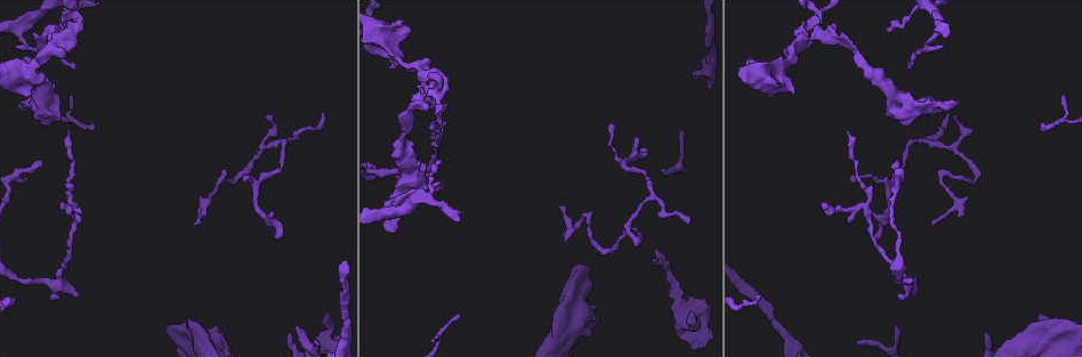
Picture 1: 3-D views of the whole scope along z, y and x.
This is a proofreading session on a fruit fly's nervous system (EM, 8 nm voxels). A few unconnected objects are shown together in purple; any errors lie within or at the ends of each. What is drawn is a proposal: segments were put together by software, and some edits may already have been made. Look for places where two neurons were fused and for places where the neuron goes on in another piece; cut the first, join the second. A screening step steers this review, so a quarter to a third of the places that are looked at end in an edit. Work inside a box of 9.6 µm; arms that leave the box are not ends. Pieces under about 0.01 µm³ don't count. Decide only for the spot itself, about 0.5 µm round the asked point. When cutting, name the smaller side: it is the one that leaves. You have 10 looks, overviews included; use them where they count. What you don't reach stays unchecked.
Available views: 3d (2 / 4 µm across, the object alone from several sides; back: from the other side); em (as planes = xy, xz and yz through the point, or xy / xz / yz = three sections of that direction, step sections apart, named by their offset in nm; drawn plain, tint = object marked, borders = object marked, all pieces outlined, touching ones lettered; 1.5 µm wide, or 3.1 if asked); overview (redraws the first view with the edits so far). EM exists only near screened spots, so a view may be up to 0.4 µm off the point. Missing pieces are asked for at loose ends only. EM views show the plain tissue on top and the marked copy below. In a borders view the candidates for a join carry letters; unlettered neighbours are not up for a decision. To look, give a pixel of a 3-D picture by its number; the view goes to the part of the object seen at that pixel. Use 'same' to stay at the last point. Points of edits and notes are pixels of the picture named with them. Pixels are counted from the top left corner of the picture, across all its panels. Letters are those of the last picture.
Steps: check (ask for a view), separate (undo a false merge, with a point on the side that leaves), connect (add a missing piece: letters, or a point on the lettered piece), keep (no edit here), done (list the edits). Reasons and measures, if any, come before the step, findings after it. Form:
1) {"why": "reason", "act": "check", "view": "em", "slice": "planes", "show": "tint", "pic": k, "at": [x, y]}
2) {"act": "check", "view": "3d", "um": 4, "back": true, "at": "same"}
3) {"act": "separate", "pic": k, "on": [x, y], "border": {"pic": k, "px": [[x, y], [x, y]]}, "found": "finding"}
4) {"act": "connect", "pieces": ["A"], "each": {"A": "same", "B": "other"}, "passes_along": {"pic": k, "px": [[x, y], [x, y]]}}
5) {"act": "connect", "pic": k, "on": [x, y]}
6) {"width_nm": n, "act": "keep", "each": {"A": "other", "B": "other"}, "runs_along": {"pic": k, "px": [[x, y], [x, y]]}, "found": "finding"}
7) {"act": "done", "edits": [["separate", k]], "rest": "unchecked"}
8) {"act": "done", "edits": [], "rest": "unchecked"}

{"why": "branch stops here", "act": "check", "view": "em", "slice": "planes", "show": "borders", "pic": 1, "at": [268, 216]}

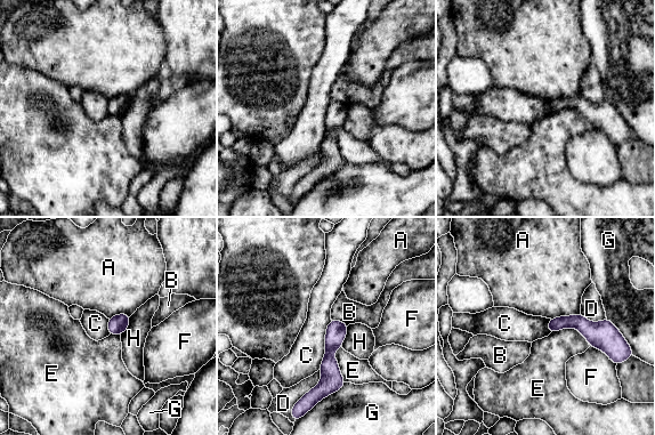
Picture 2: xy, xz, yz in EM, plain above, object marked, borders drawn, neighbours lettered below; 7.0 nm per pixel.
{"act": "keep", "each": {"A": "other", "B": "other", "C": "other", "D": "other", "E": "other", "F": "other", "G": "other", "H": "other"}, "border": {"pic": 2, "px": [[331, 320], [318, 369]]}, "found": "no lettered piece goes on from it"}

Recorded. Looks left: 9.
{"why": "tapers out", "act": "check", "view": "em", "slice": "yz", "step": 4, "show": "borders", "pic": 1, "at": [949, 115]}

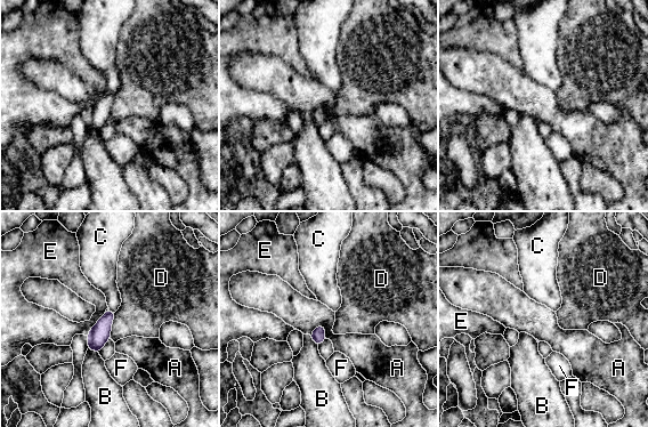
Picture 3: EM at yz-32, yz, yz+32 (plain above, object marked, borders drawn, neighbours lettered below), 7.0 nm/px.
{"act": "check", "view": "em", "slice": "planes", "show": "borders", "at": "same"}

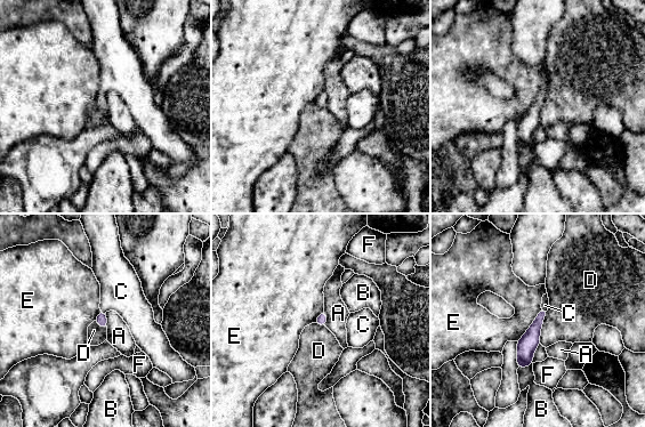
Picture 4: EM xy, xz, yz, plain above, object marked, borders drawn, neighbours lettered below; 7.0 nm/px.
{"act": "connect", "pic": 4, "on": [121, 291], "each": {"A": "other", "B": "other", "C": "same", "D": "other", "E": "other", "F": "other"}, "passes_along": {"pic": 4, "px": [[102, 320], [103, 311], [121, 291]]}, "found": "it goes on there"}

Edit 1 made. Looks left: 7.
{"act": "check", "view": "overview"}

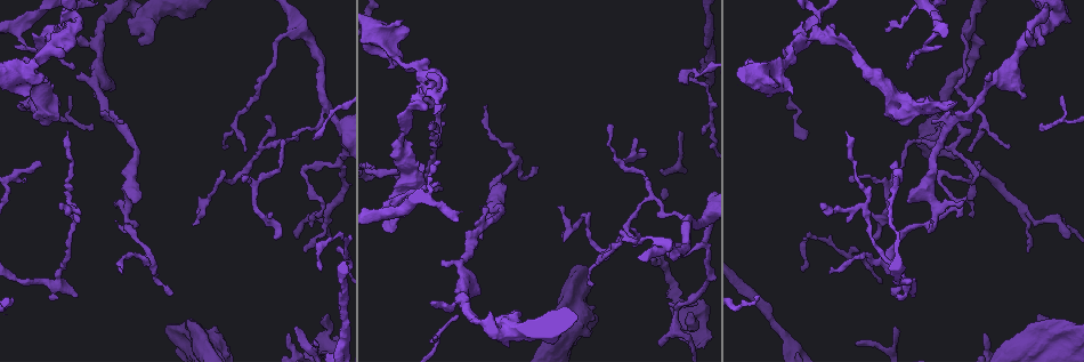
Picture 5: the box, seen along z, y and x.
{"why": "free end", "act": "check", "view": "3d", "um": 4, "pic": 5, "at": [245, 151]}

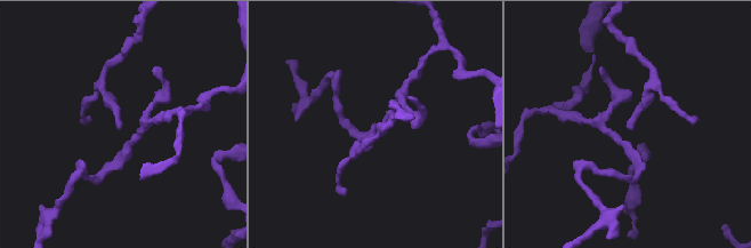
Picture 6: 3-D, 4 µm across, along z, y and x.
{"act": "check", "view": "em", "slice": "xy", "step": 8, "show": "tint", "pic": 6, "at": [372, 126]}

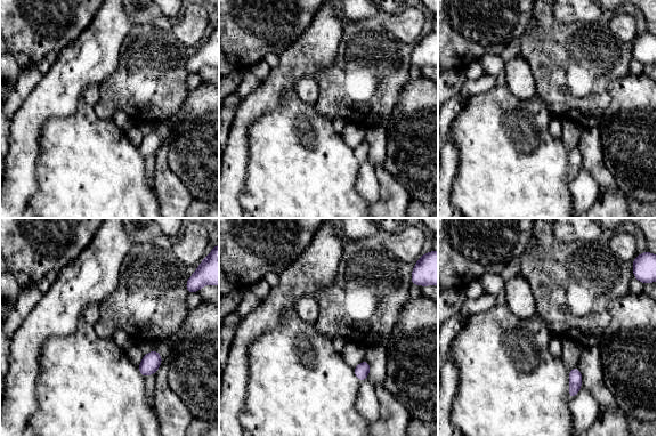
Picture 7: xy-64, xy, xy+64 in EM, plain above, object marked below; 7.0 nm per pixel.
{"why": "another direction", "act": "check", "view": "em", "slice": "planes", "show": "borders", "at": "same"}

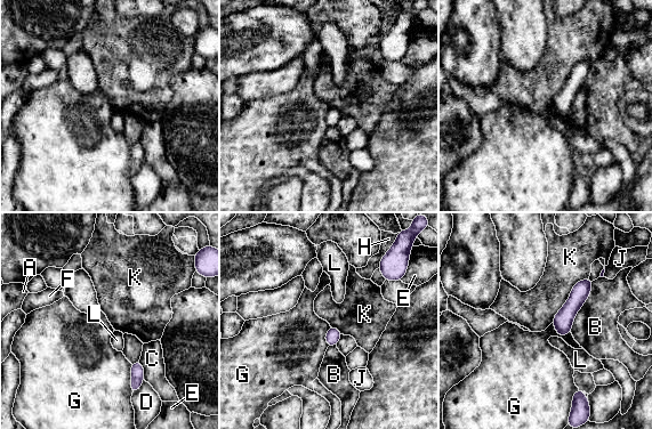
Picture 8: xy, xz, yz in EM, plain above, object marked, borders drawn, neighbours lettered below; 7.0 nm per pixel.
{"longest_contact_nm": ["K", 420], "act": "keep", "each": {"A": "other", "B": "other", "C": "other", "D": "other", "E": "other", "F": "other", "G": "other", "H": "other", "J": "other", "K": "other", "L": "other"}, "found": "none of them fits"}

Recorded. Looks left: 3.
{"why": "an open end", "act": "check", "view": "3d", "um": 4, "pic": 5, "at": [329, 319]}

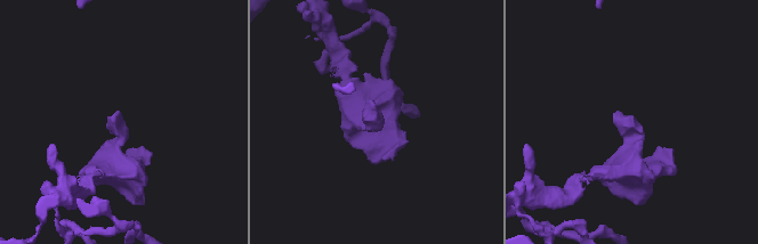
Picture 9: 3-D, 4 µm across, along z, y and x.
{"act": "check", "view": "em", "slice": "yz", "step": 8, "show": "tint", "pic": 9, "at": [375, 103]}

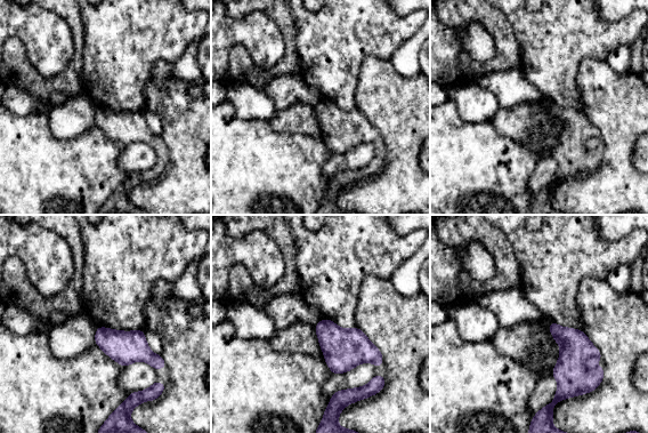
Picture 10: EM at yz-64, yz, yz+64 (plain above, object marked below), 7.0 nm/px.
{"why": "another direction", "act": "check", "view": "em", "slice": "planes", "show": "borders", "at": "same"}

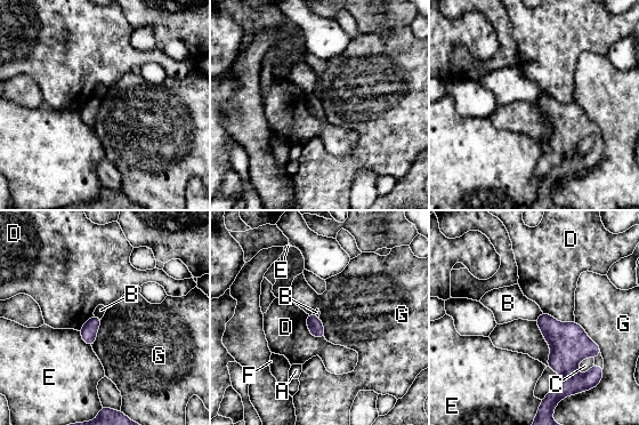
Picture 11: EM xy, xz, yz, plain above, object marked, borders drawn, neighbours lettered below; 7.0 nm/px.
{"width_nm": 110, "longest_contact_nm": ["G", 340], "act": "keep", "each": {"A": "other", "B": "other", "C": "other", "D": "other", "E": "other", "F": "other", "G": "other"}, "found": "no lettered piece goes on from it"}

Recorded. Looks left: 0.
{"act": "done", "edits": [["connect", 4]], "rest": "unchecked"}

